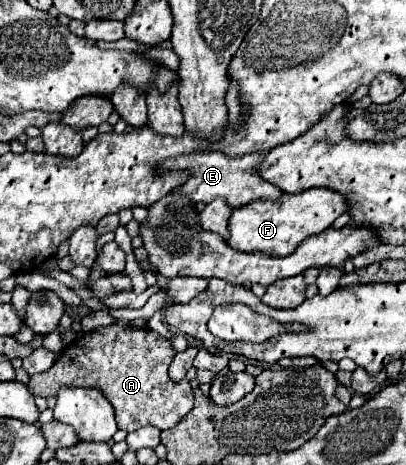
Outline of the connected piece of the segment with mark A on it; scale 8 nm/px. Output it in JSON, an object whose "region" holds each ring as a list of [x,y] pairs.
{"region":[[[97,327],[95,331],[69,343],[49,371],[33,375],[29,389],[31,393],[43,397],[57,395],[61,387],[99,389],[113,405],[119,429],[129,433],[145,425],[169,429],[193,407],[193,389],[189,381],[173,383],[167,375],[173,357],[175,349],[171,347],[171,341],[163,339],[155,331],[149,331],[147,327]]]}

